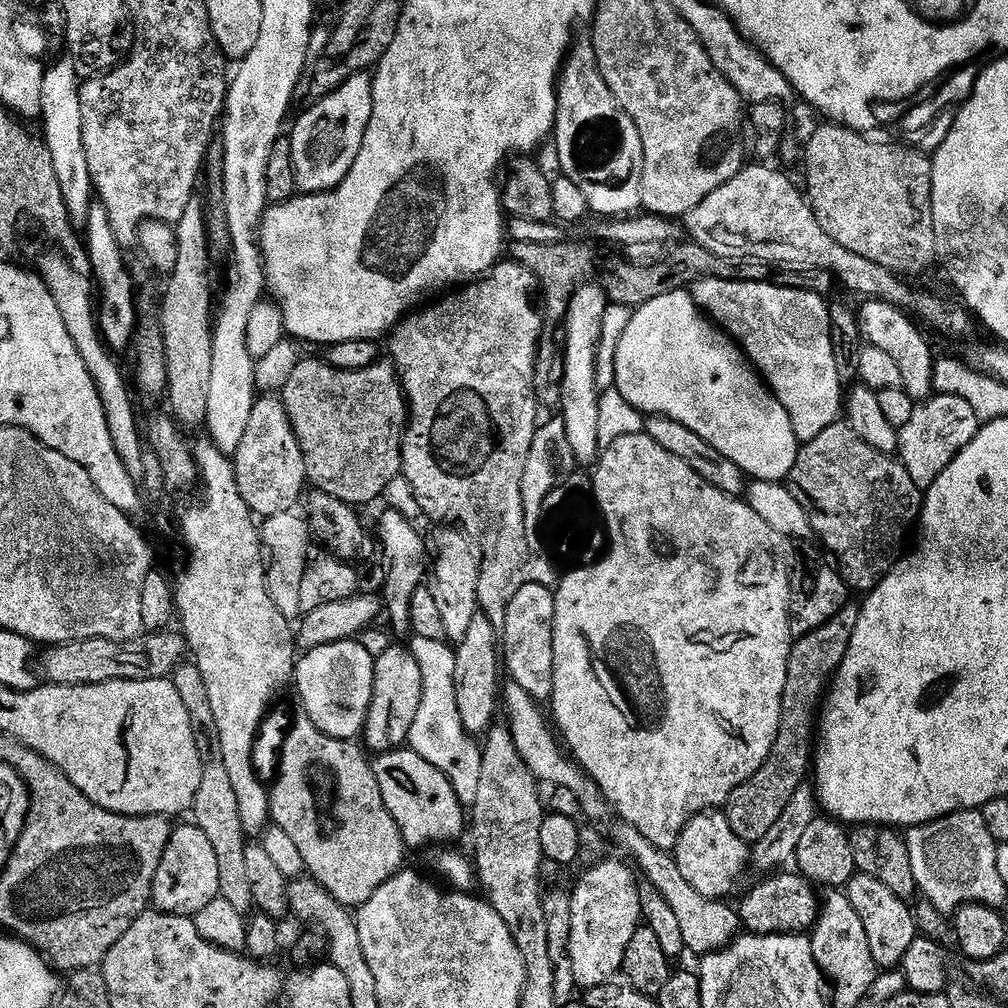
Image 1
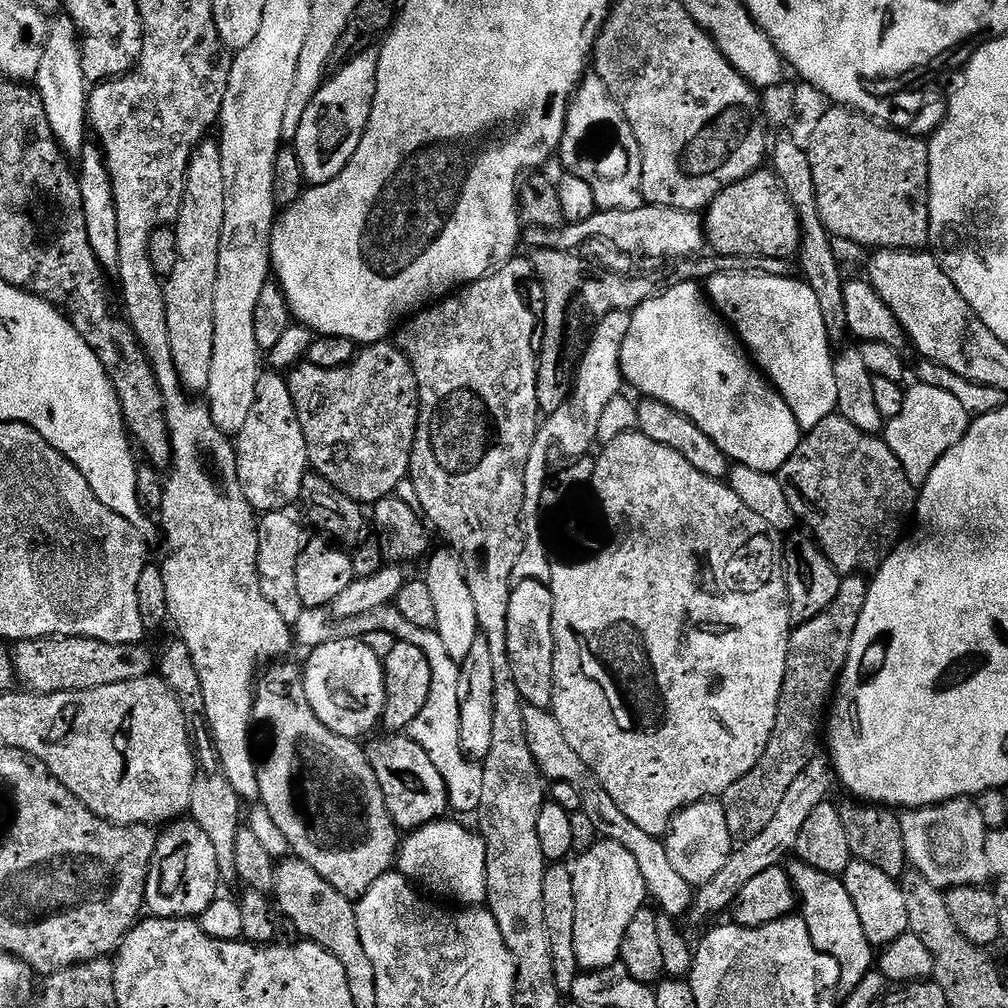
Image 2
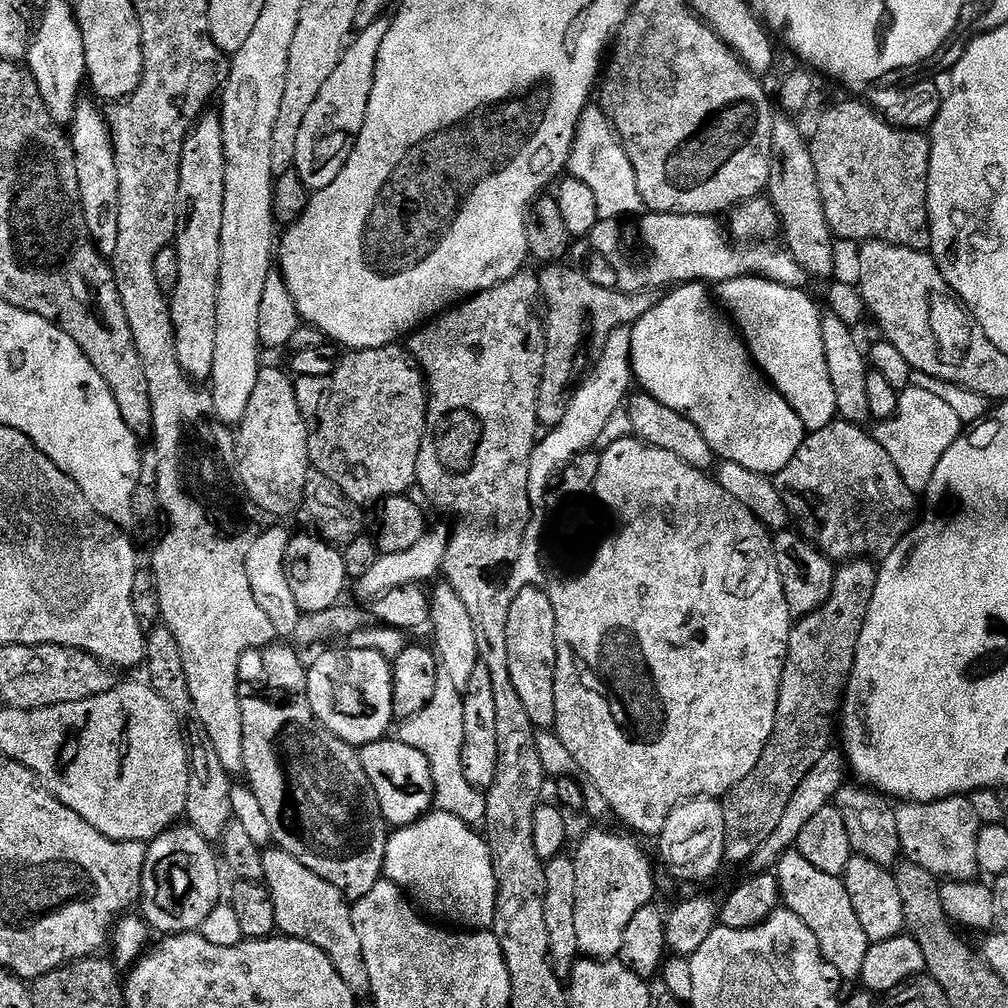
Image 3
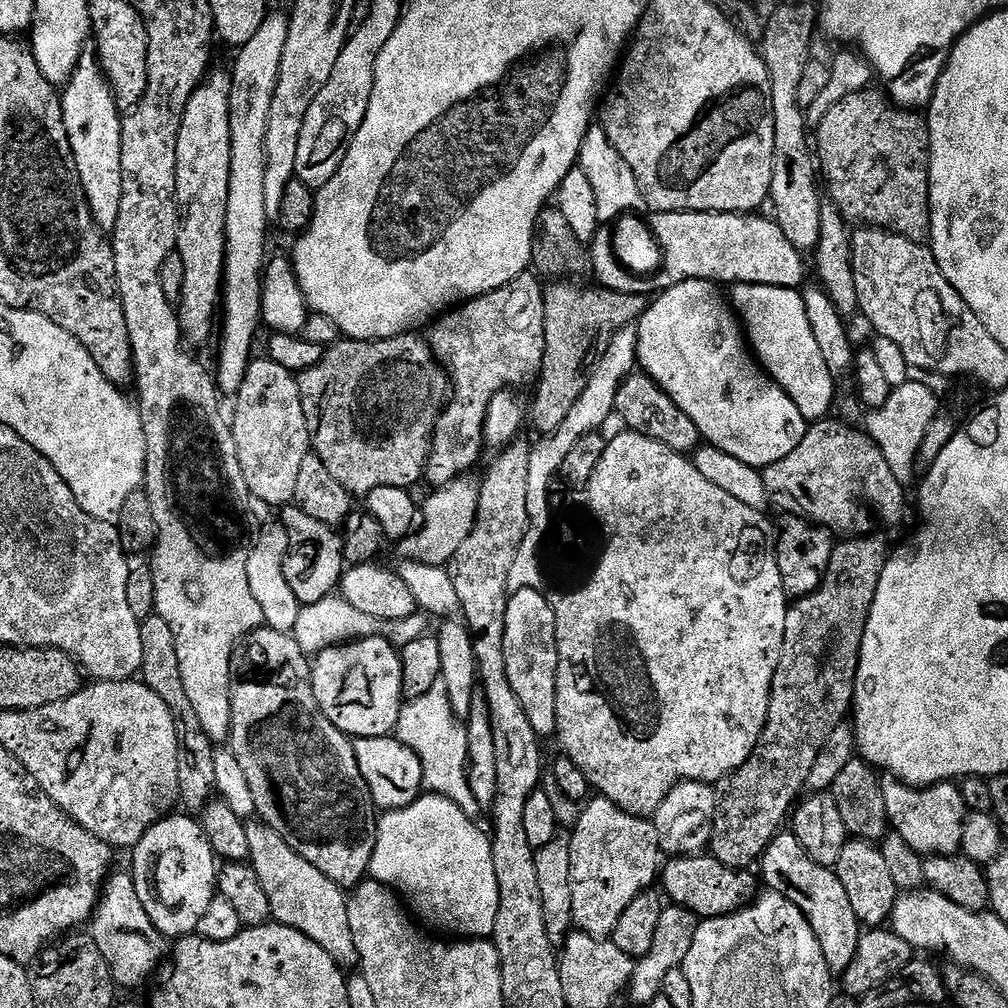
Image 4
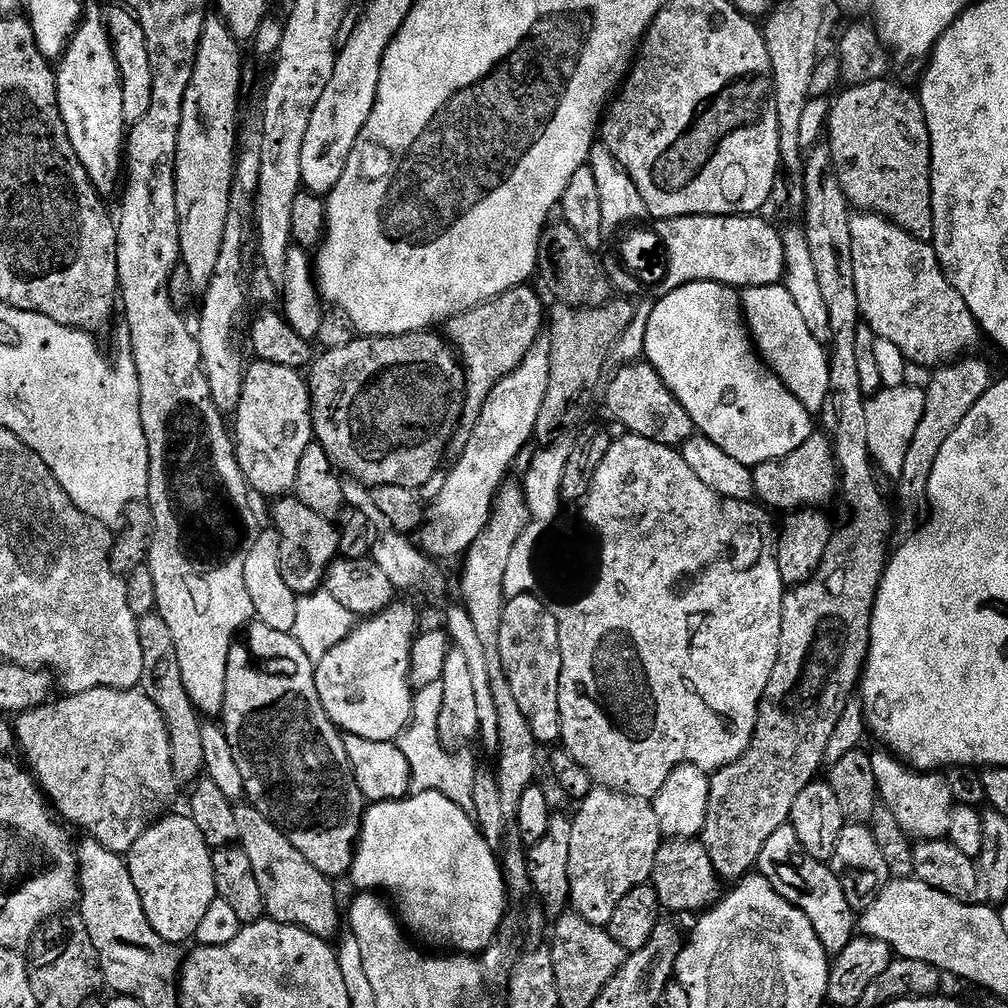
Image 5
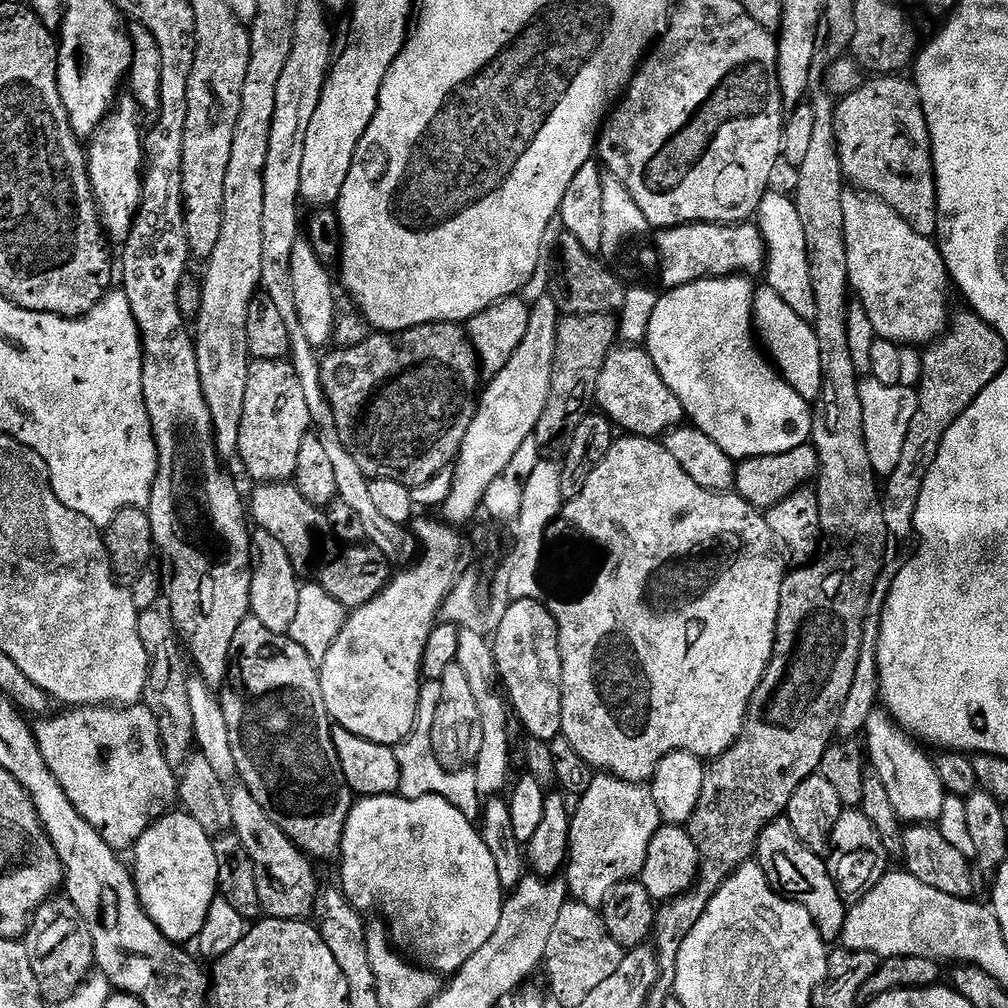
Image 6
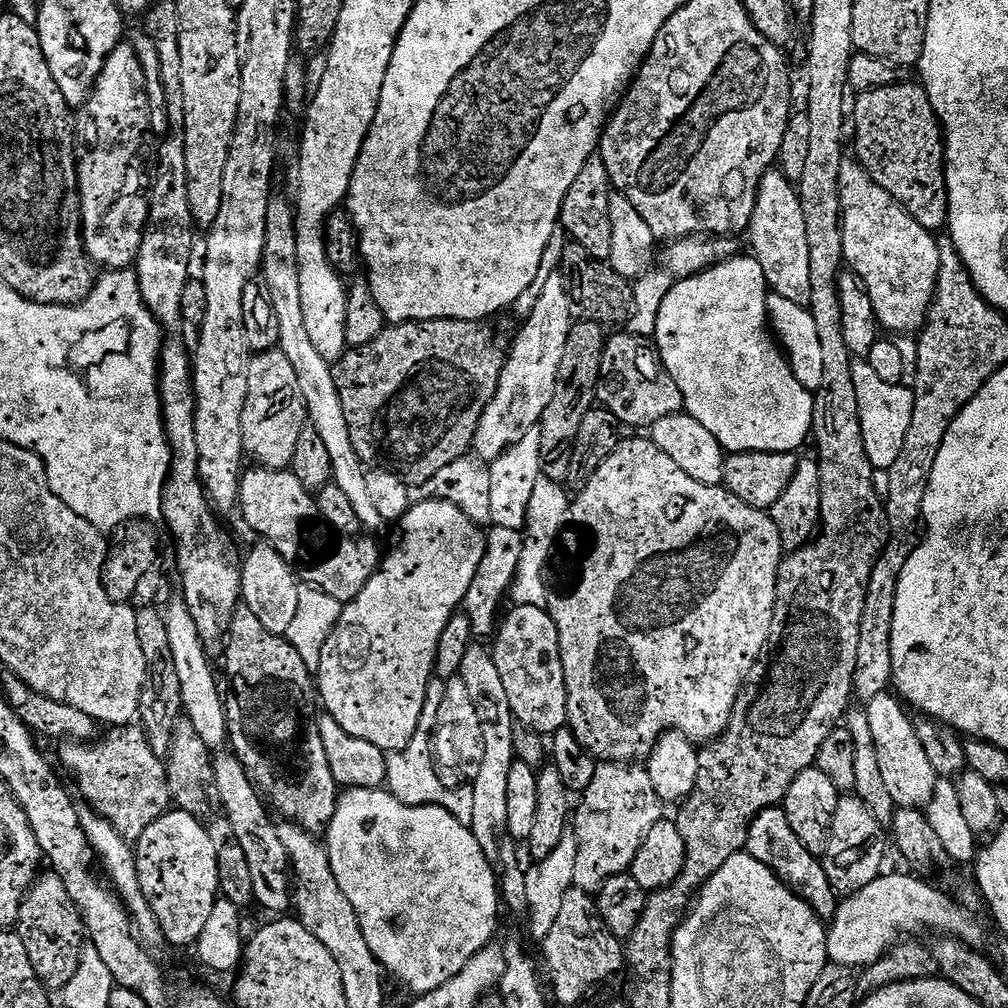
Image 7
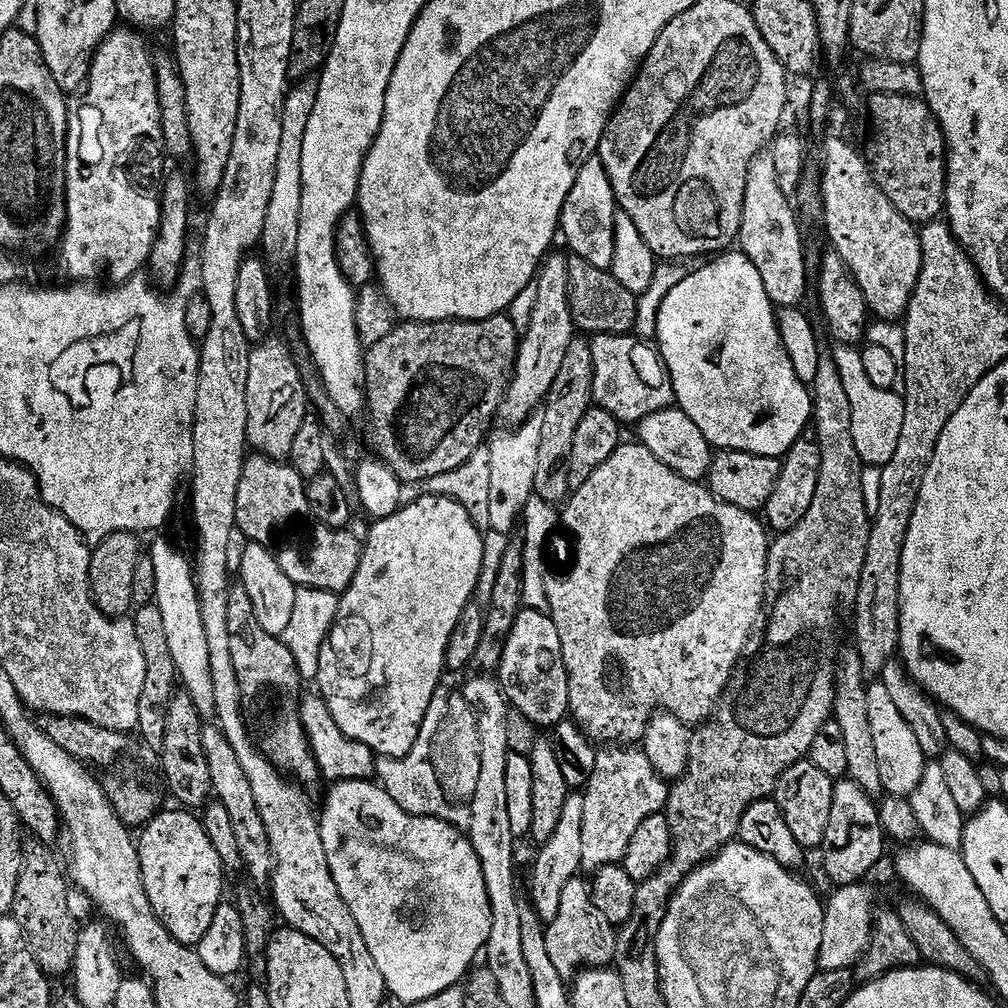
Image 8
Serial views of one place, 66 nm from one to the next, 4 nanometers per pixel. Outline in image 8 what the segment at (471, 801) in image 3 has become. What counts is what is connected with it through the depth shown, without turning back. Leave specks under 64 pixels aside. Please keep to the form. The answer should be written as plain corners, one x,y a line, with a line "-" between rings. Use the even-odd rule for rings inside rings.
441,682
438,690
434,690
434,698
430,698
430,707
426,710
426,718
422,718
422,726
418,730
418,738
410,754
406,754
406,758
397,760
377,759
375,779
380,787
386,790
386,794
390,794
390,798
394,798
394,802
398,802
402,810
406,810
406,814
437,816
438,819
445,820
447,824
453,824
455,828
467,830
470,826
471,807
448,799
438,782
438,774
434,770
432,761
434,738
438,734
438,726
442,726
442,718
446,718
446,706
453,694
453,689
448,689
448,684

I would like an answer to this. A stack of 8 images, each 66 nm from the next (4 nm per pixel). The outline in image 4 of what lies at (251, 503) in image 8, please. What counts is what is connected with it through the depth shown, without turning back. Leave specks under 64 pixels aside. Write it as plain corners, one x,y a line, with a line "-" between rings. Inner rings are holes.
298,506
285,507
282,515
283,526
288,532
288,553
284,559
286,582
290,582
290,590
294,590
294,598
298,598
301,606
322,602
322,598
337,591
340,578
344,575
346,565
341,533
318,522
318,518
310,518
310,514

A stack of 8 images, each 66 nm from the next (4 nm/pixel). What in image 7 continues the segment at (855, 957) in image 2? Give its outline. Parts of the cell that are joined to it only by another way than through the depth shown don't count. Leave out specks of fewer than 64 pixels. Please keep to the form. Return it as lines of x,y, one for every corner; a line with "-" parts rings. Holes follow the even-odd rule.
783,807
767,808
762,810
762,814
758,814
758,818
754,818
748,831
746,850
754,858
758,858
758,862
762,862
762,866
771,870
779,880
784,881
796,895
801,896
818,913
821,920
828,922
835,916
838,893
830,886
830,878
823,863
817,856
810,854
810,850
802,846
802,842
798,842
798,834
794,834
790,818
786,818

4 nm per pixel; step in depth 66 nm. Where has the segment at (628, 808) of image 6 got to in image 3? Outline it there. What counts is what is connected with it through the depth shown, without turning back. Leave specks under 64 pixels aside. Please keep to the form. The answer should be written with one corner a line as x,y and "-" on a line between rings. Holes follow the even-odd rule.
596,826
587,831
583,840
574,848
578,878
574,927
578,933
578,946
585,957
610,960
619,957
622,934
626,934
630,918
634,918
642,906
653,903
656,880
652,877
652,864
635,835
623,831
607,832
600,827
604,826

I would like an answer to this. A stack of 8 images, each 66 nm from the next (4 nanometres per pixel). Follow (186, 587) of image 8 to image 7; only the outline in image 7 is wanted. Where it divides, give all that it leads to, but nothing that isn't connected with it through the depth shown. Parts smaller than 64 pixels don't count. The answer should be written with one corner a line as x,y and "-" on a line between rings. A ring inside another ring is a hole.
183,599
174,600
167,605
164,621
166,630
170,634
170,650
174,653
174,666
178,669
178,683
182,685
183,715
188,716
190,722
194,722
194,731
200,735
202,742
206,742
210,750
220,750
228,744
226,700
222,692
220,696
220,684
216,681
216,672
208,661
209,649
198,634
194,618
190,618
190,610
184,605

